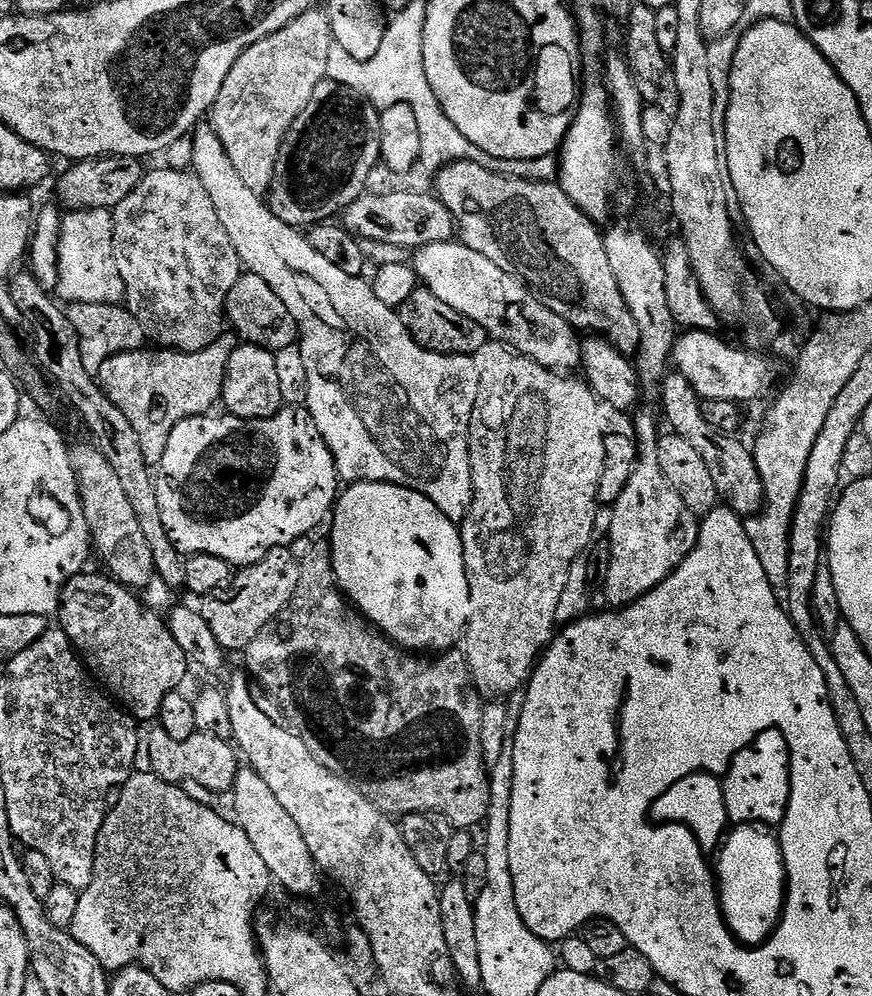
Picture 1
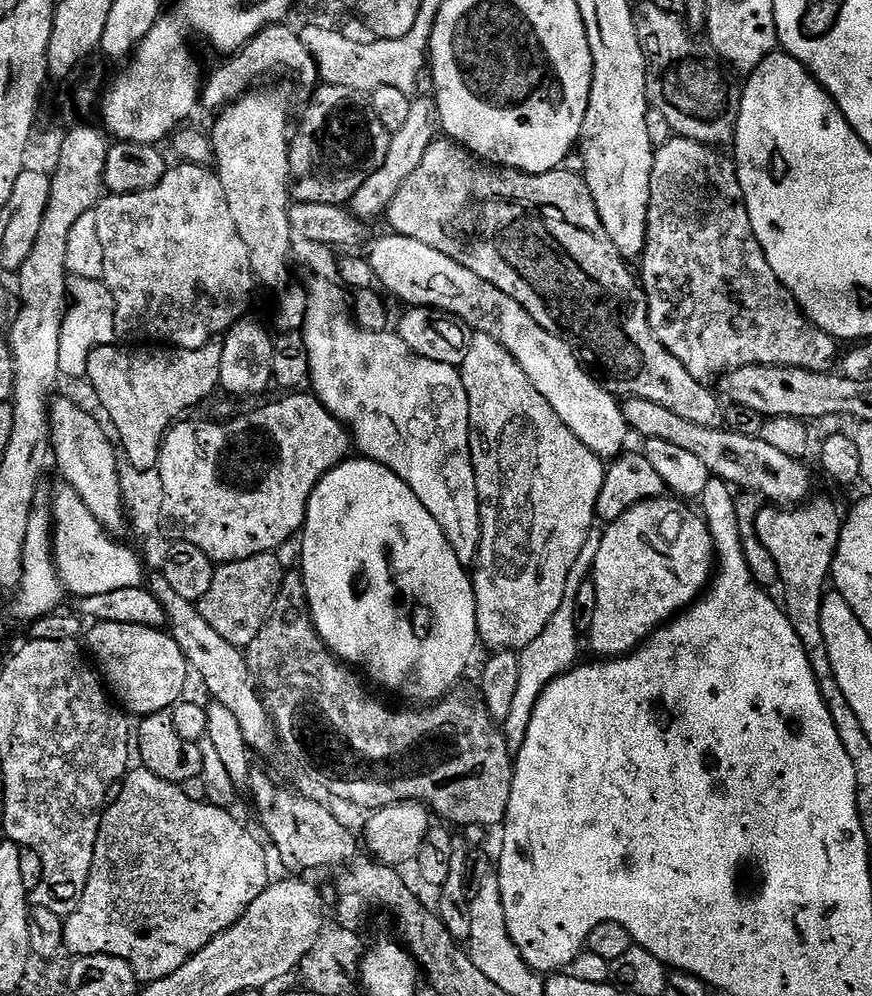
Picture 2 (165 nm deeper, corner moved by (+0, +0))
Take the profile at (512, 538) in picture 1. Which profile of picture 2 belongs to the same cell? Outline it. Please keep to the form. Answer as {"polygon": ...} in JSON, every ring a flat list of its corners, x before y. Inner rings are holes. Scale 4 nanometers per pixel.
{"polygon":[[483,334,473,335,470,354,466,354,466,362,458,365,462,386,466,386,468,391,468,401,470,402,470,450,472,451,472,465,476,475,476,485,478,486,478,498,480,499,480,521,482,522,482,538,480,539,480,552,476,555,474,565,475,571,472,576,472,585,476,595,476,630,481,641,489,644,492,650,519,650,530,646,542,630,550,623,550,618,562,606,562,598,566,594,566,578,570,578,570,570,574,566,578,554,588,541,588,535,593,532,597,523,596,507,598,506,598,494,602,494,602,482,606,464,601,457,595,456,588,447,554,414,554,406,534,390,534,382,526,378,522,366,518,366,516,361,503,346,492,336]]}

